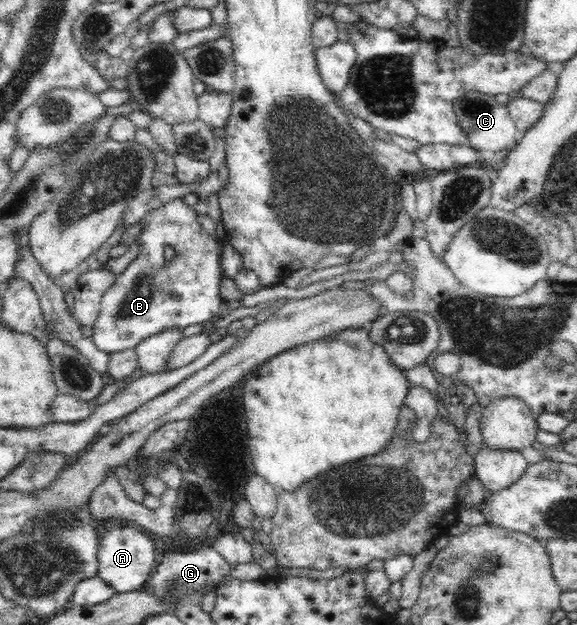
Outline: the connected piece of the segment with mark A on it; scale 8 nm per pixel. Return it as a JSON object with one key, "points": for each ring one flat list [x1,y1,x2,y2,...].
{"points":[[131,522,125,526,113,526,101,535,97,576,117,593,142,590,148,575,155,570,155,549,153,539,140,526]]}

